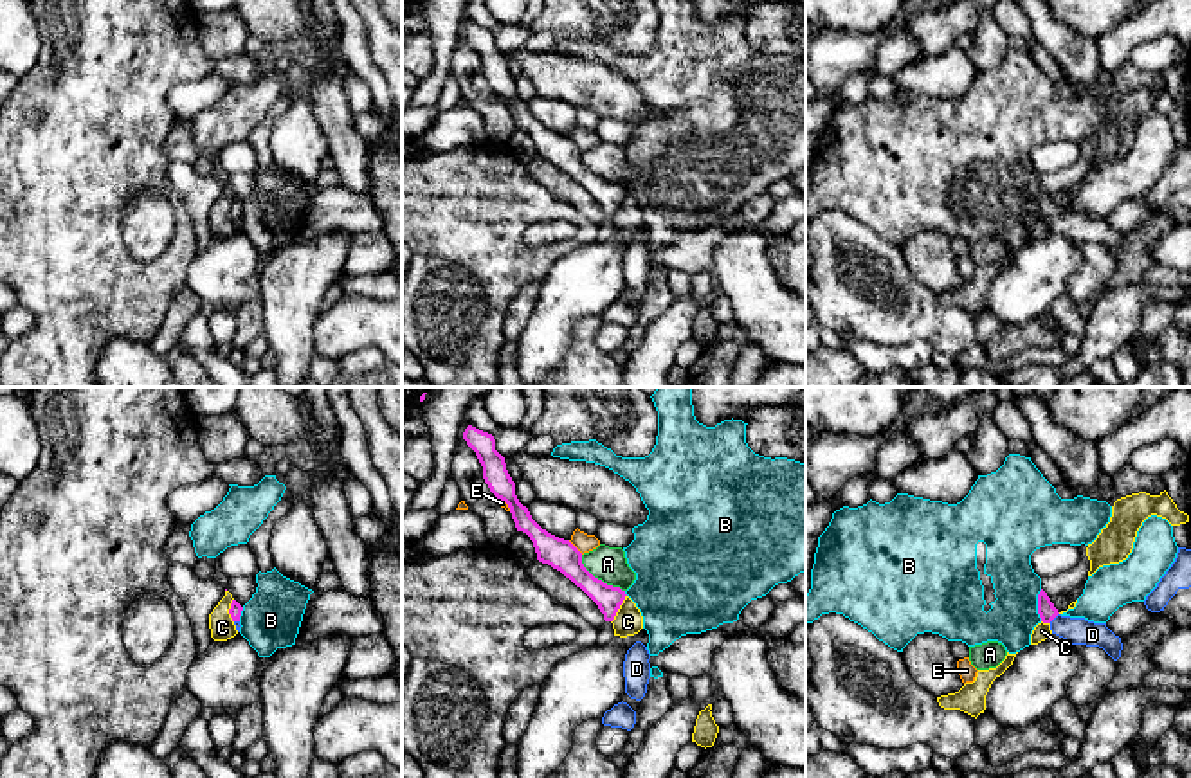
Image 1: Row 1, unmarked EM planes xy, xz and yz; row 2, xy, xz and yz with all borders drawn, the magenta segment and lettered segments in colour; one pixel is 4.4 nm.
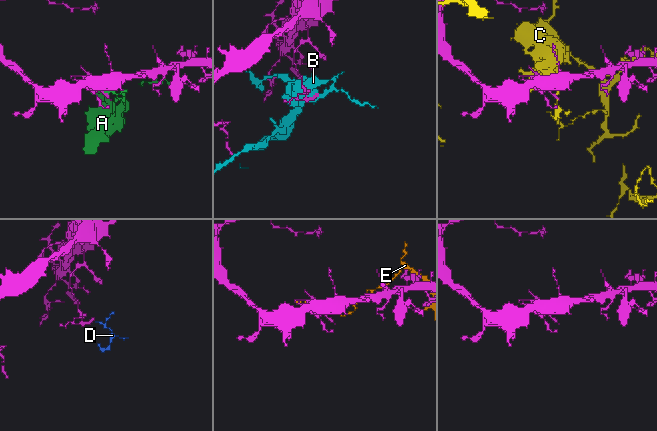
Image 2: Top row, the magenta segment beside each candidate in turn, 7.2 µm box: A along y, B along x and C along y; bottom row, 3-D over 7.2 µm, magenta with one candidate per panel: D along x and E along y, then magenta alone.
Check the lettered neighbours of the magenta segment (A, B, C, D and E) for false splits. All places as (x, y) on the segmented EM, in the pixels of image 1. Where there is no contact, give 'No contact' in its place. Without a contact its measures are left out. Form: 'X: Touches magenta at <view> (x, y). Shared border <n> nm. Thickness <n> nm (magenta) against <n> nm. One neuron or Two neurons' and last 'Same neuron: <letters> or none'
A: Touches magenta at xz (597, 578). Shared border 260 nm. Thickness 140 nm (magenta) against 160 nm. Two neurons
B: Touches magenta at yz (1038, 606). Shared border 140 nm. Thickness 80 nm (magenta) against 220 nm. Two neurons
C: Touches magenta at xz (618, 607). Shared border 140 nm. Thickness 120 nm (magenta) against 130 nm. Two neurons
D: Touches magenta at yz (1053, 618). Shared border 60 nm. Thickness 80 nm (magenta) against 130 nm. One neuron
E: Touches magenta at xz (573, 546). Shared border 90 nm. Thickness 140 nm (magenta) against 90 nm. One neuron
Same neuron: D, E

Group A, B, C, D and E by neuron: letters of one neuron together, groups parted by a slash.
A / B / C / D E

